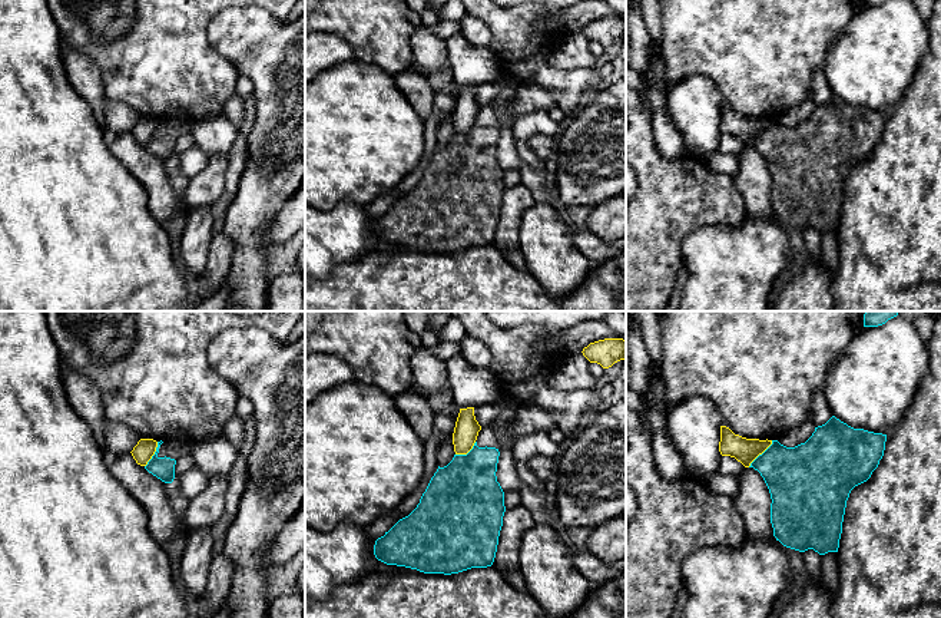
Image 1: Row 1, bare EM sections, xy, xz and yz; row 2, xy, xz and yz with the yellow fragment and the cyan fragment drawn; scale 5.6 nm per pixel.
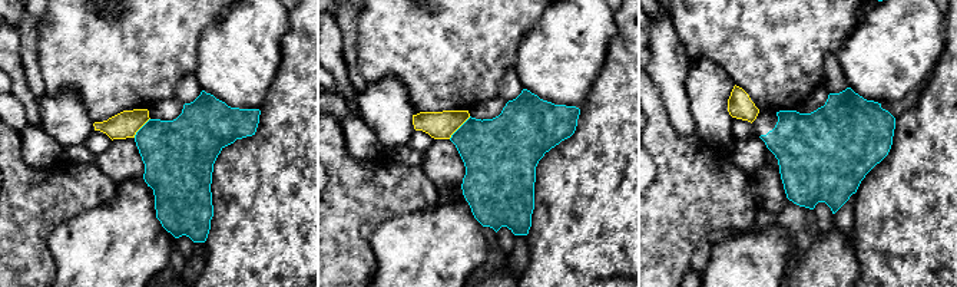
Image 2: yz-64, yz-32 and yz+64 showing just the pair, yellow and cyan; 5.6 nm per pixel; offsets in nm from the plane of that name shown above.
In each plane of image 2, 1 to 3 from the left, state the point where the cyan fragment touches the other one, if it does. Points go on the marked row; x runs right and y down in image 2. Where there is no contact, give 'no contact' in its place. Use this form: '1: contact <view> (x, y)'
1: contact yz-64 (141, 126)
2: contact yz-32 (459, 126)
3: no contact

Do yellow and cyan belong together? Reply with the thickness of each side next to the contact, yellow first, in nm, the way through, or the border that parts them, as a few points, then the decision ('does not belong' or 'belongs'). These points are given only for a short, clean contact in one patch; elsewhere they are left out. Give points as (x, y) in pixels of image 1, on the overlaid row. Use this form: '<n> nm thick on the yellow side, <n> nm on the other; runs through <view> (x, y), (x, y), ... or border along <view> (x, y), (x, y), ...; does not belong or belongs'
140 nm thick on the yellow side, 360 nm on the other; border along yz (772, 440), (748, 466); does not belong

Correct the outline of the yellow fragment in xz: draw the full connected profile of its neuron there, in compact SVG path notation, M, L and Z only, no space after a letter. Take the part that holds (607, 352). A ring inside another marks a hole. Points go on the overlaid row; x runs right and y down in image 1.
M623 338L599 340L584 347L582 353L590 363L597 363L603 369L609 369L614 363L626 358L626 340Z

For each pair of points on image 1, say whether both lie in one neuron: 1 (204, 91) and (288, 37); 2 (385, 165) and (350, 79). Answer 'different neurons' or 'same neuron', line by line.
1: different neurons
2: same neuron

